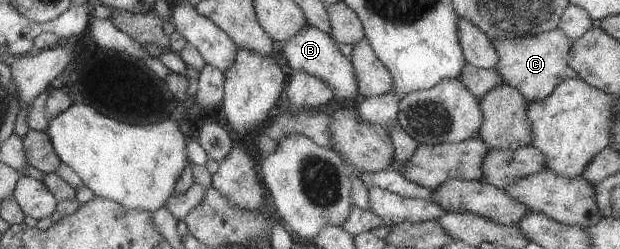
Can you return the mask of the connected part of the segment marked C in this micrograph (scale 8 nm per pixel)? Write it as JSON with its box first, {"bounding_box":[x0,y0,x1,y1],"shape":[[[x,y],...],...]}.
{"bounding_box":[489,28,578,103],"shape":[[[558,28],[530,36],[493,38],[489,41],[498,57],[492,69],[528,103],[546,98],[559,82],[578,77],[565,61],[572,41]]]}

